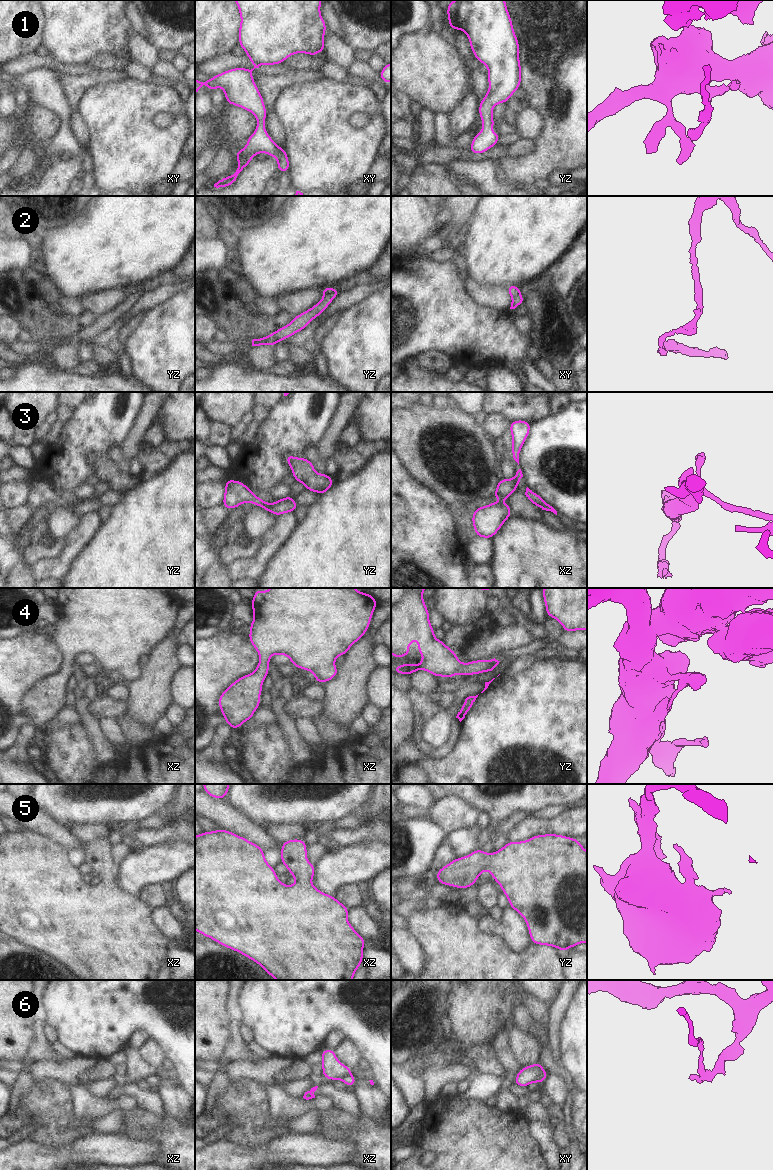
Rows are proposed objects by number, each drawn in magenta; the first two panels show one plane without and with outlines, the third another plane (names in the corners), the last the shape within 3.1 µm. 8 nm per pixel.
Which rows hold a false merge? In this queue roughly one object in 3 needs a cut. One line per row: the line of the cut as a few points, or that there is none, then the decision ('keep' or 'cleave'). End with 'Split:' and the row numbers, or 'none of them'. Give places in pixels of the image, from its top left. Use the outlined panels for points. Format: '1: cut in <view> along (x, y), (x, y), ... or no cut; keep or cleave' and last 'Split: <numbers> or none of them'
1: no cut; keep
2: no cut; keep
3: cut in xz along (515, 476), (511, 480), (508, 479); cleave
4: no cut; keep
5: no cut; keep
6: cut in xz along (350, 1074), (345, 1074), (340, 1078); cleave
Split: 3, 6

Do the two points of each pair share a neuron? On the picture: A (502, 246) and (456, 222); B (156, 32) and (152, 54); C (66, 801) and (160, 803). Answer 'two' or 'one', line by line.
A: two
B: two
C: one

